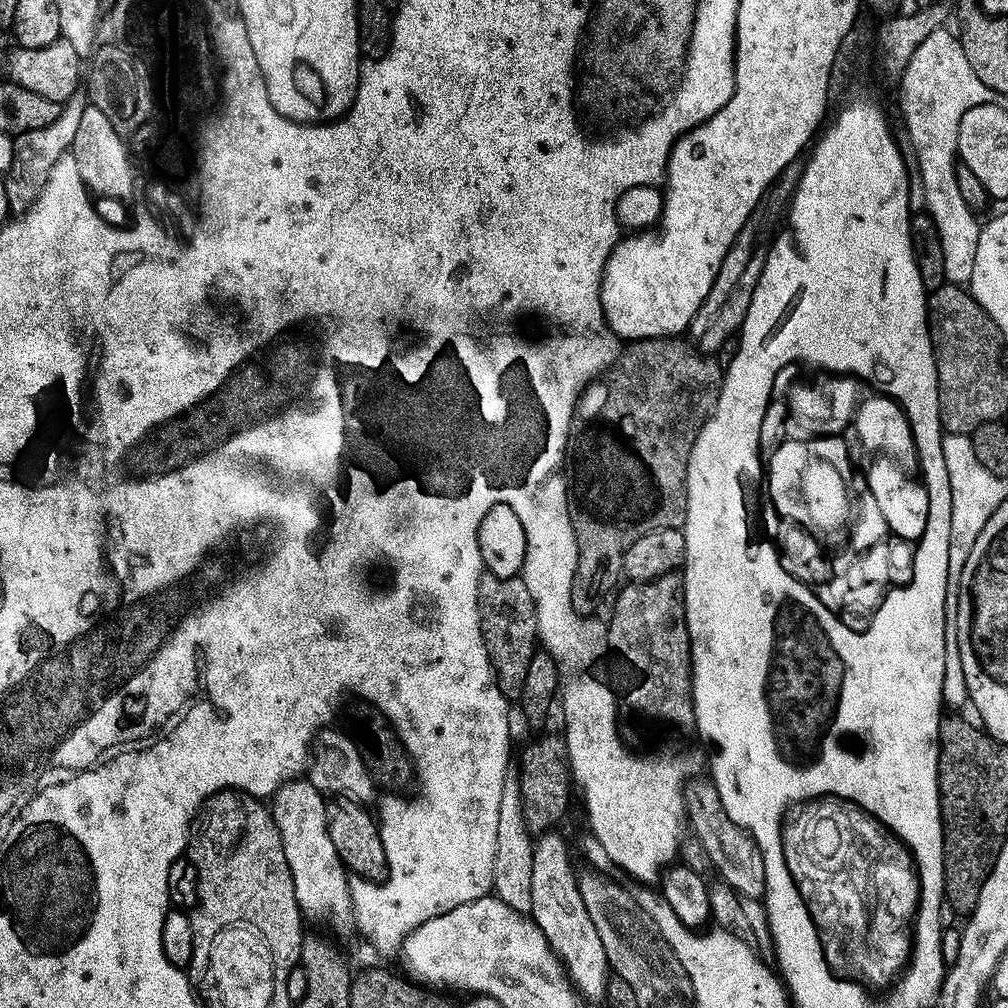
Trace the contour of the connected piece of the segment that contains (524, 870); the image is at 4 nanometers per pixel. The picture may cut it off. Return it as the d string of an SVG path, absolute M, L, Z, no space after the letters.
M505 773L502 799L498 814L497 849L494 858L493 893L516 912L529 913L532 908L531 875L533 873L534 838L525 822L520 777L517 773Z

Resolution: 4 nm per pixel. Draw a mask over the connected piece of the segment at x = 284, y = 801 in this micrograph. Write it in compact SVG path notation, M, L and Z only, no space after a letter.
M307 778L284 781L270 800L272 817L278 826L286 862L294 878L295 897L305 917L328 922L344 934L354 928L353 911L349 896L348 874L326 830L325 795Z

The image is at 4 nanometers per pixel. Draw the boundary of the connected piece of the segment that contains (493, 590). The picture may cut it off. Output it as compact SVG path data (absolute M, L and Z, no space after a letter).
M485 571L478 582L478 614L480 615L480 629L486 646L486 654L490 658L490 666L496 672L496 681L509 701L520 699L520 691L526 678L526 670L530 670L530 658L538 651L538 618L536 617L536 596L528 589L528 584L520 576L502 578L495 571Z

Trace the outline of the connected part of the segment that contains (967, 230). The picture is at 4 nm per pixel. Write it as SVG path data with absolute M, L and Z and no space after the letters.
M943 28L932 32L912 54L899 81L900 112L908 140L913 144L918 158L922 202L926 204L925 211L938 226L942 241L945 281L964 286L973 276L978 234L982 226L959 193L956 178L958 128L967 110L993 103L996 95L975 73L962 50L959 37L949 30Z

